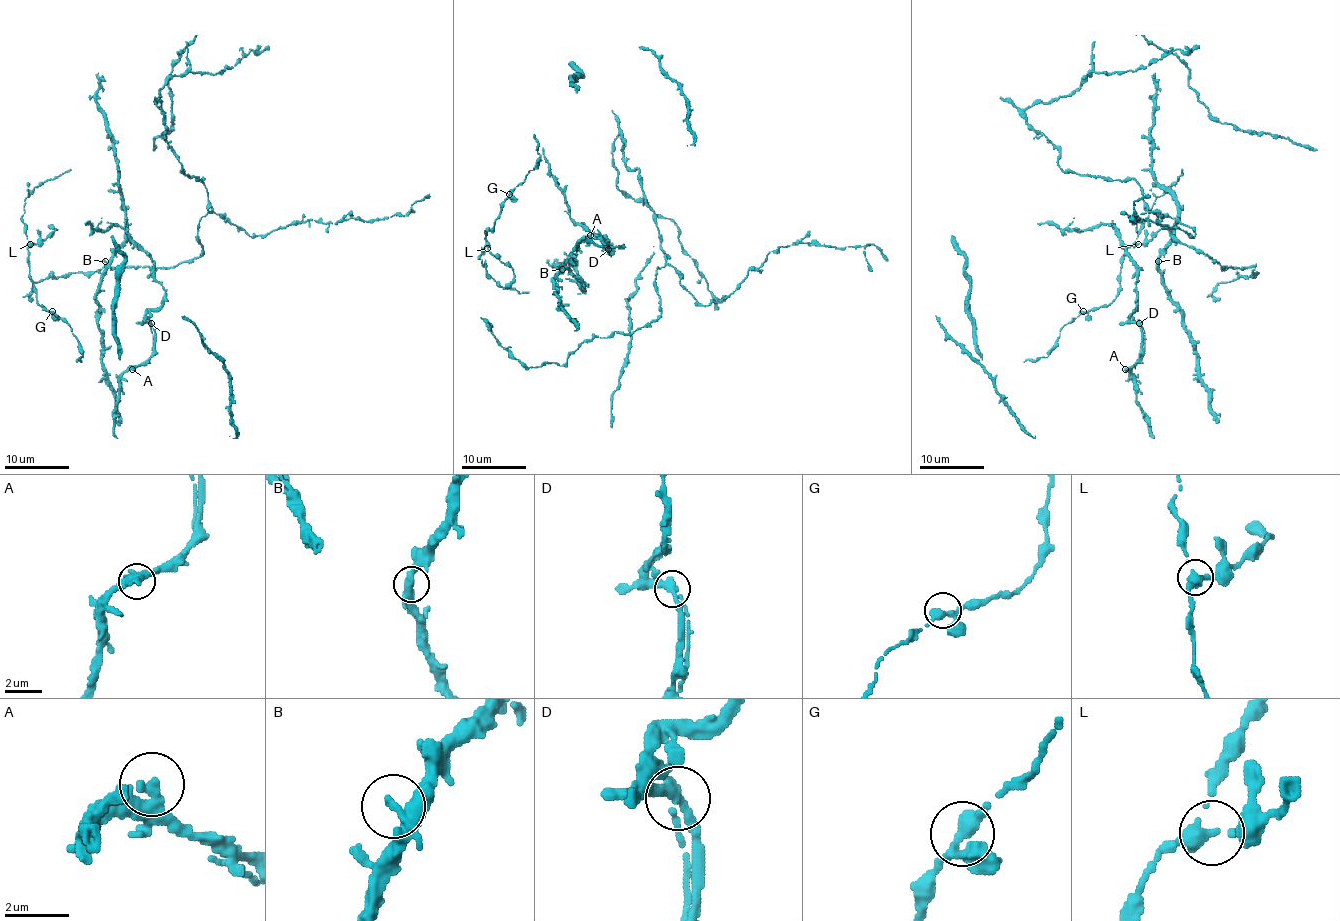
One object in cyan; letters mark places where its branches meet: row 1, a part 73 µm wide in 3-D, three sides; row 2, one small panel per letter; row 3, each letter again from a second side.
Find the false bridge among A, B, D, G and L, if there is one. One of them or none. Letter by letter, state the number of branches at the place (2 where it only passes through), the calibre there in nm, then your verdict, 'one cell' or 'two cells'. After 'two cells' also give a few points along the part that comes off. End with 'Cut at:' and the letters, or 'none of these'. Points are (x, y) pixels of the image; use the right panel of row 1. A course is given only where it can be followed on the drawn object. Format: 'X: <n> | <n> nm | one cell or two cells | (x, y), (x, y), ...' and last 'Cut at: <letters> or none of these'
A: 3 | 280 nm | one cell
B: 3 | 280 nm | one cell
D: 3 | 280 nm | one cell
G: 3 | 280 nm | one cell
L: 3 | 280 nm | one cell
Cut at: none of these

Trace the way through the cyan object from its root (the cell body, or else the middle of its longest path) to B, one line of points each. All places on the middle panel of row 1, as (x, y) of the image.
B: (588, 287), (567, 269), (562, 269)

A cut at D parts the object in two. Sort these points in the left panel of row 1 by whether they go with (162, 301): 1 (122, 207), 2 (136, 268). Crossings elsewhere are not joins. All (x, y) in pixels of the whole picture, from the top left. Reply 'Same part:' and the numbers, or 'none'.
Same part: none

